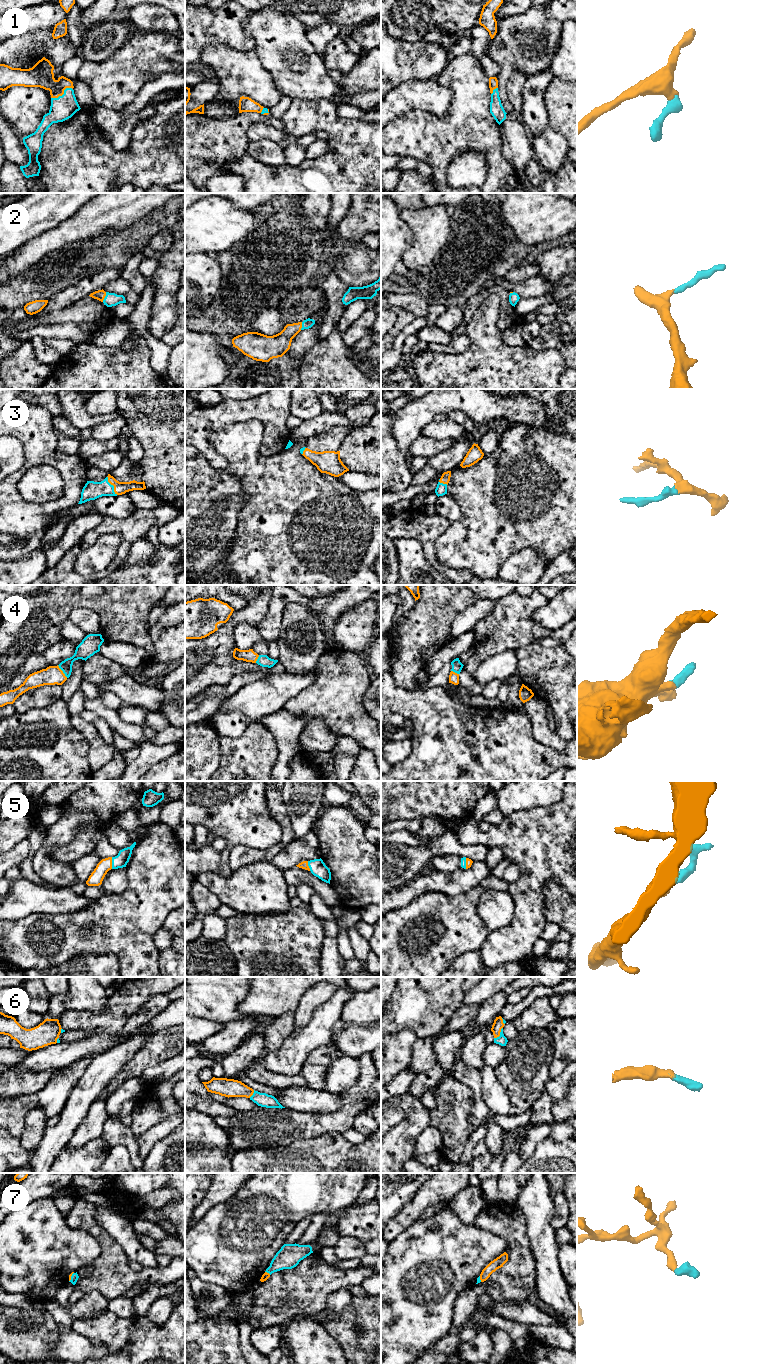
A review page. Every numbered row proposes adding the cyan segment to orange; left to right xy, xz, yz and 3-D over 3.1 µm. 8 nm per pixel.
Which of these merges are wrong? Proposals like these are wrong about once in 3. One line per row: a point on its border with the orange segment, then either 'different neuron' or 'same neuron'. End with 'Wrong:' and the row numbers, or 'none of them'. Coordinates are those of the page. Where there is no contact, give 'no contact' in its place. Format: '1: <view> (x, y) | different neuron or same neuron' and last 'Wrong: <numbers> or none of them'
1: xy (62, 94) | same neuron
2: xy (104, 297) | same neuron
3: xy (112, 484) | same neuron
4: xy (62, 671) | same neuron
5: xy (111, 863) | same neuron
6: yz (499, 1034) | same neuron
7: xz (268, 1273) | same neuron
Wrong: none of them

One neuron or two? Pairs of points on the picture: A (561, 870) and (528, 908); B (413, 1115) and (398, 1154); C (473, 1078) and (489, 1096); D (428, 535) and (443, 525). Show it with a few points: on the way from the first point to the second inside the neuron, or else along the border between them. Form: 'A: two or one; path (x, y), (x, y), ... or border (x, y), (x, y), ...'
A: one; path (547, 870), (543, 870), (527, 886), (527, 894)
B: one; path (412, 1125), (398, 1144)
C: two; border (478, 1071), (481, 1082), (481, 1097), (490, 1110)
D: one; path (432, 531), (439, 525)

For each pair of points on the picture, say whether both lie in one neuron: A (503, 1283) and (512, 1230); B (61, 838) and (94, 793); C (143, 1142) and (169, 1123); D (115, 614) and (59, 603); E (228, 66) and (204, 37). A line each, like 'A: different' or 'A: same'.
A: same
B: same
C: same
D: same
E: different

